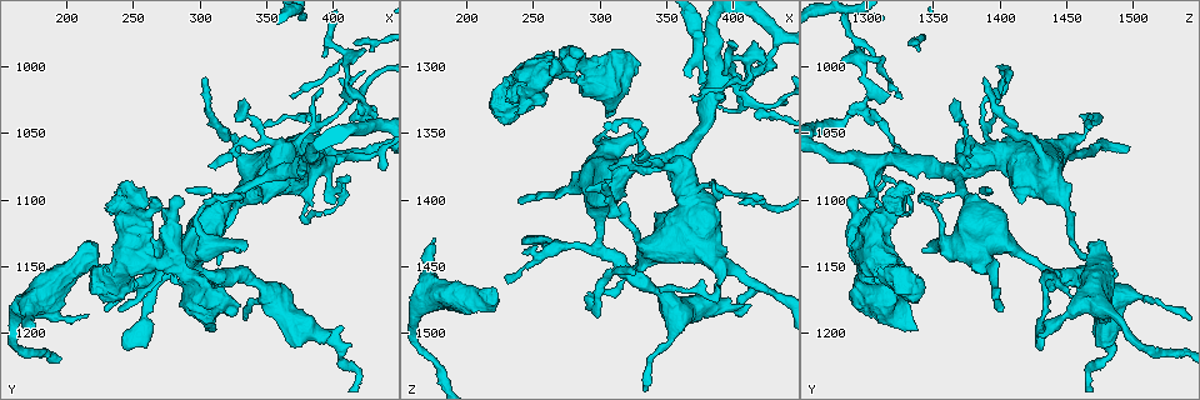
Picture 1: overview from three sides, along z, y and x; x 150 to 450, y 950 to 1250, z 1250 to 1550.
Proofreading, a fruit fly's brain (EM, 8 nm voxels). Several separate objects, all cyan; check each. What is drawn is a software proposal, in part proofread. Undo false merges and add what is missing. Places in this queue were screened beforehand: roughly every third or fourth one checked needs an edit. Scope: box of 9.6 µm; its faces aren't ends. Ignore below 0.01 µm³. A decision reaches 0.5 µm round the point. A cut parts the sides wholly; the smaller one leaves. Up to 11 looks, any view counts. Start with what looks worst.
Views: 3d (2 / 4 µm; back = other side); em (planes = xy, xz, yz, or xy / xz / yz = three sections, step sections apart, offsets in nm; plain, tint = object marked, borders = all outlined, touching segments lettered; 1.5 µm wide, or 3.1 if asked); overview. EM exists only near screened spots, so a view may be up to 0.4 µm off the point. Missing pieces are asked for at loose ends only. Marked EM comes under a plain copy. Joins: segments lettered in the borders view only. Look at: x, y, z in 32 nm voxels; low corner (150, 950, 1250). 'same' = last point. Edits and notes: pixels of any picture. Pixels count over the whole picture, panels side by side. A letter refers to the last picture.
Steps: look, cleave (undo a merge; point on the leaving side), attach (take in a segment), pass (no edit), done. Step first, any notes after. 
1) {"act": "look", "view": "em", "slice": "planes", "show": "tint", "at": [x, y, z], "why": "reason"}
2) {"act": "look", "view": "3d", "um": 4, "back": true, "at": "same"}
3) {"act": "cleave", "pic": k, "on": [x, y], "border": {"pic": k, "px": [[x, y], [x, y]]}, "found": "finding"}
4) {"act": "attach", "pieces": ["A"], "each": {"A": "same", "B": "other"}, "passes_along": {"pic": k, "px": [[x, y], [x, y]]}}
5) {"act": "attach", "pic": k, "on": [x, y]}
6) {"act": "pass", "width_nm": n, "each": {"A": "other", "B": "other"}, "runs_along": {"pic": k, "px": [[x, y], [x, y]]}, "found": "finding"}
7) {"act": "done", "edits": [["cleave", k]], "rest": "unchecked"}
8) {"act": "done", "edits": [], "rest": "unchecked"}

{"act": "look", "view": "3d", "um": 4, "back": true, "at": [328, 1138, 1342], "why": "branch stops here"}

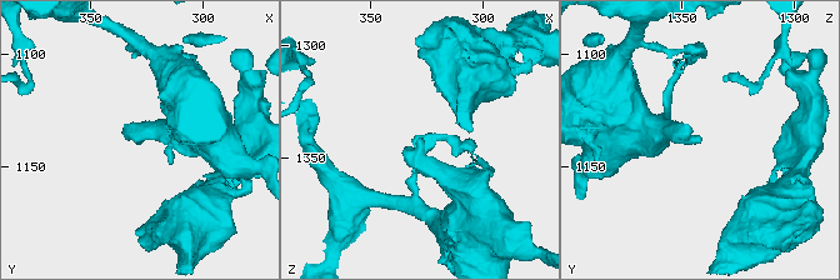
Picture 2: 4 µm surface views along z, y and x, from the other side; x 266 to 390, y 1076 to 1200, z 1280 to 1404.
{"act": "look", "view": "em", "slice": "planes", "show": "borders", "at": [328, 1138, 1341], "why": "shape alone is not enough"}

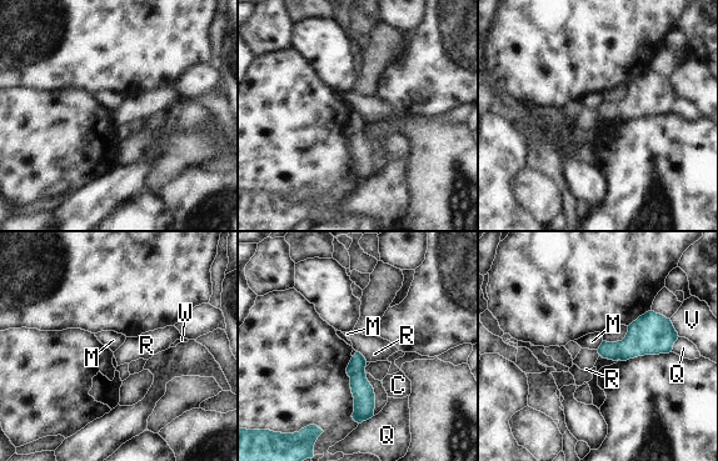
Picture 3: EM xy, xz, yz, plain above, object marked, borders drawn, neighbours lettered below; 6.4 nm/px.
{"act": "pass", "longest_contact_nm": ["W", 190], "each": {"C": "other", "M": "other", "Q": "other", "R": "other", "V": "other", "W": "other"}, "border": {"pic": 3, "px": [[603, 341], [597, 349]]}, "found": "no lettered segment goes on from it"}

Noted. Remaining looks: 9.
{"act": "look", "view": "em", "slice": "planes", "show": "borders", "at": [388, 1044, 1388]}

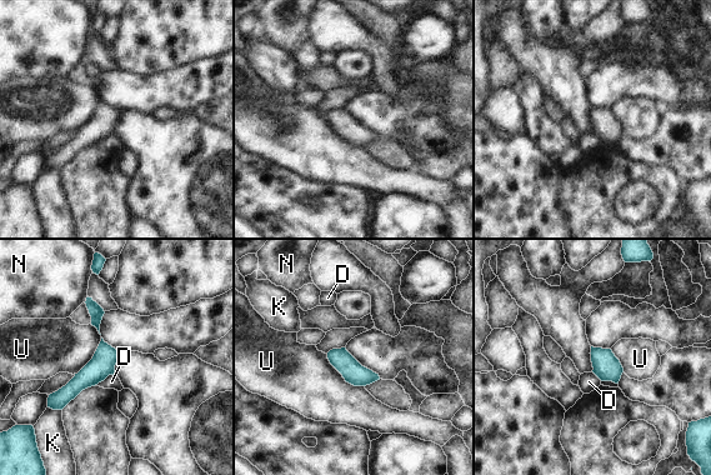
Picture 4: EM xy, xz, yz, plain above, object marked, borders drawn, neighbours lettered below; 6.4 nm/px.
{"act": "pass", "each": {"D": "other", "K": "other", "N": "other", "U": "other"}, "runs_along": {"pic": 4, "px": [[115, 353], [81, 380], [56, 406]]}, "found": "continuous, no second neuron"}

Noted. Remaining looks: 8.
{"act": "look", "view": "3d", "um": 4, "at": [346, 1174, 1512], "why": "thick turns thin"}

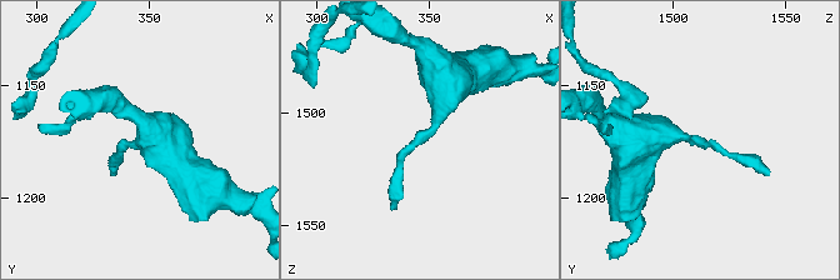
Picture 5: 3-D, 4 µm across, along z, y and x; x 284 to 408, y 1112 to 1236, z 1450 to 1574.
{"act": "look", "view": "em", "slice": "planes", "show": "borders", "at": [344, 1175, 1514], "arm_widths_nm": [190, 460], "why": "need the tissue"}

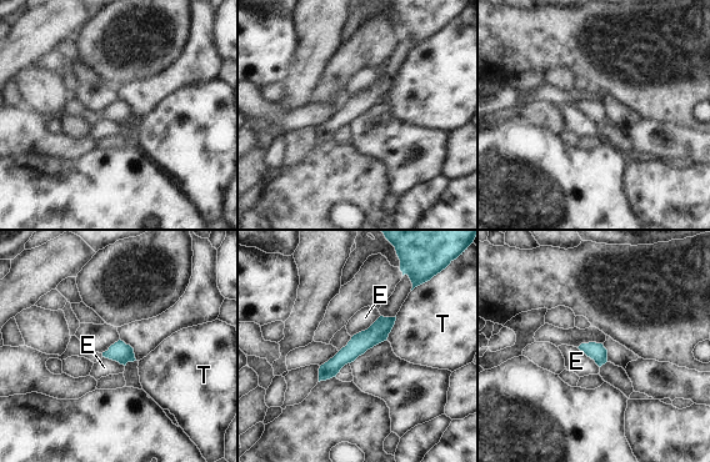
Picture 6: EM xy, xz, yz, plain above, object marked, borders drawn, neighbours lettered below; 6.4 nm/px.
{"act": "pass", "each": {"E": "other", "T": "other"}, "found": "continuous, no second neuron"}

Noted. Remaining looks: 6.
{"act": "look", "view": "em", "slice": "planes", "show": "borders", "at": [240, 1180, 1402], "why": "tapers out"}

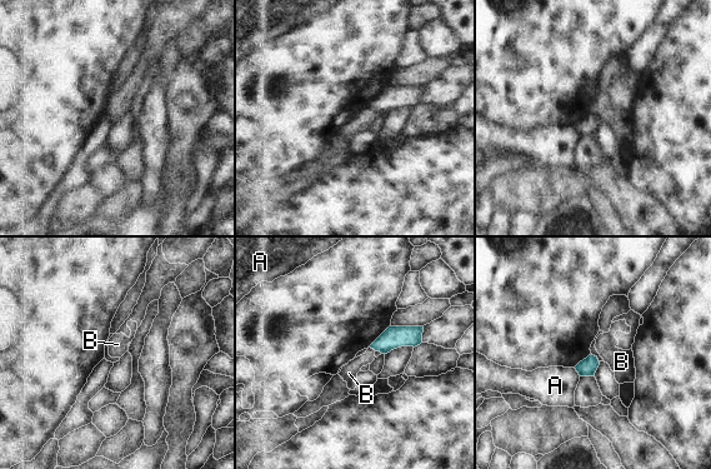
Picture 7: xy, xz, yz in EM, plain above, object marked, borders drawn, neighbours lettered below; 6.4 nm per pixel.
{"act": "pass", "each": {"A": "other", "B": "other"}, "border": {"pic": 7, "px": [[370, 347], [375, 350]]}, "found": "no lettered segment goes on from it"}

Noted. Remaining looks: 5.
{"act": "done", "edits": [], "rest": "unchecked"}

